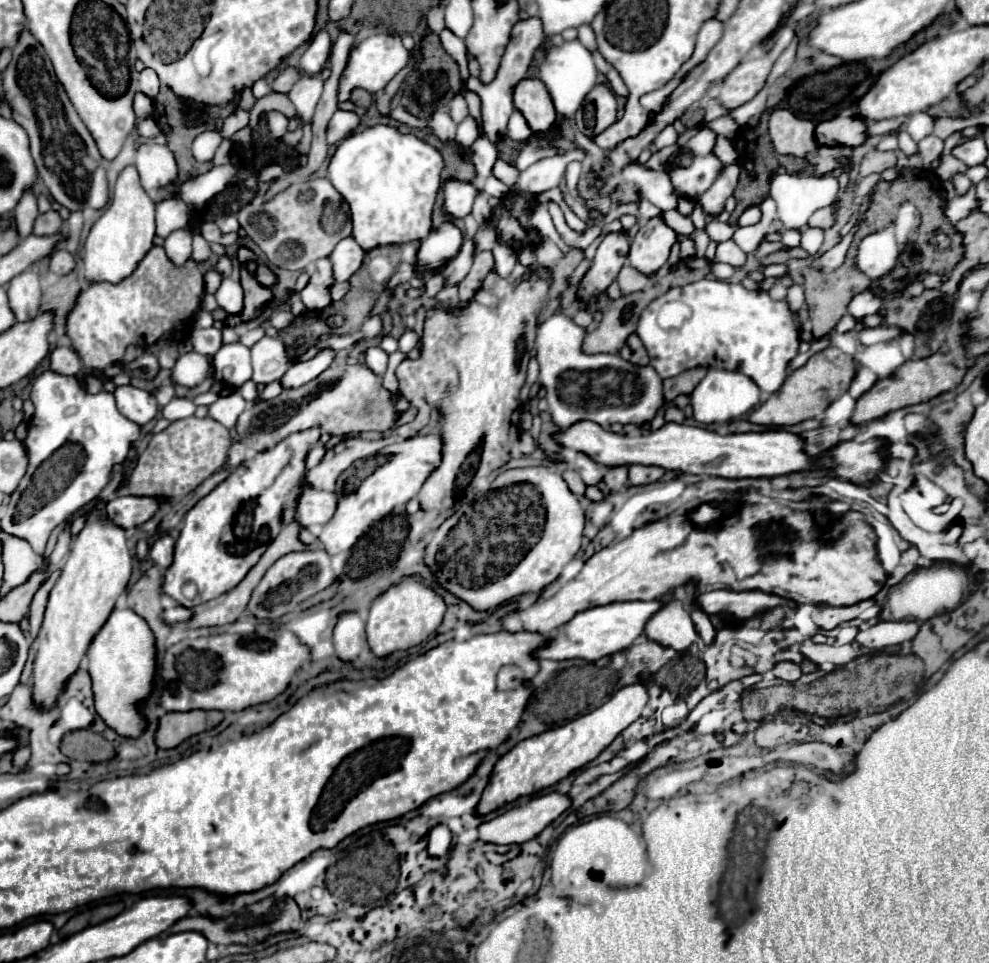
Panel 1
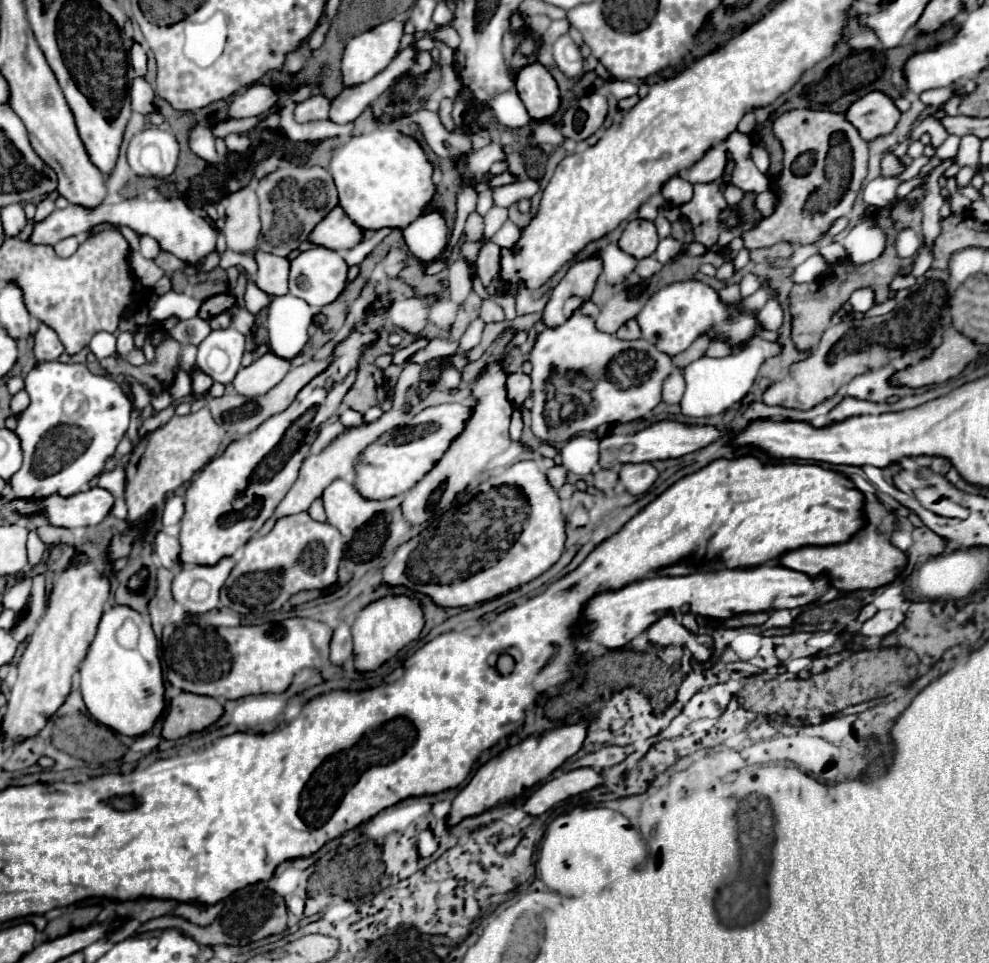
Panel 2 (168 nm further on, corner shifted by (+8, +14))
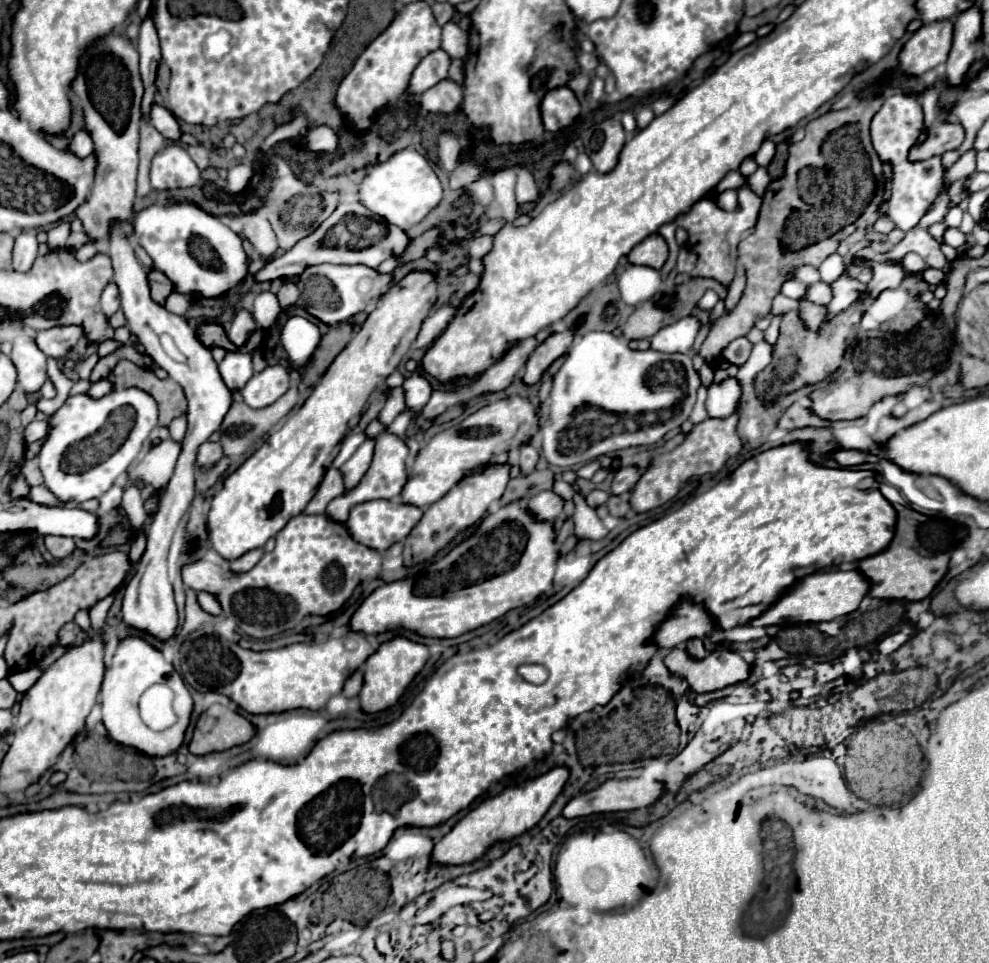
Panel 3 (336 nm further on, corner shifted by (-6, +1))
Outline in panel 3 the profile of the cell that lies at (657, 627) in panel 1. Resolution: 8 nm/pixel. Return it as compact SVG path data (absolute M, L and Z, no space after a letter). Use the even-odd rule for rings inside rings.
M674 648L666 654L664 664L672 674L682 676L690 690L698 694L744 682L748 680L752 668L752 664L746 662L738 652L726 648L709 652L704 660L688 658L684 650Z

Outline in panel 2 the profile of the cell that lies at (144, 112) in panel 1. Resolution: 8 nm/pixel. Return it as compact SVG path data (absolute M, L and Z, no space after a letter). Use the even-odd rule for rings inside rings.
M136 77L132 81L130 97L132 97L132 109L134 111L138 111L142 115L148 115L154 111L154 91L142 77Z

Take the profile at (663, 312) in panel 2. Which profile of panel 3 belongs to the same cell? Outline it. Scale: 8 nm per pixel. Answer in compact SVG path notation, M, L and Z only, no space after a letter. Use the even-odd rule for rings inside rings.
M692 316L682 318L680 322L666 326L664 330L660 330L658 334L654 334L650 338L652 350L688 354L692 350L692 344L694 344L694 338L698 334L698 328L700 328L700 322L696 318L692 318Z

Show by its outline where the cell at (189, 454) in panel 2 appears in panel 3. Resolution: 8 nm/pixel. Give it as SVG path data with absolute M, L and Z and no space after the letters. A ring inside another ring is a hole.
M204 442L204 444L200 446L200 450L198 450L198 460L196 460L198 472L202 472L206 466L212 466L212 464L218 462L222 456L224 456L224 454L222 454L222 448L220 448L218 442Z

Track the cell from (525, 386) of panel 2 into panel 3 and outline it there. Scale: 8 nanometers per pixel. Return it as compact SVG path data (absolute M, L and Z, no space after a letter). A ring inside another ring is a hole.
M519 446L511 451L509 456L514 461L513 464L518 464L520 467L522 476L528 476L534 470L536 462L538 462L538 454L536 454L536 450L532 446Z

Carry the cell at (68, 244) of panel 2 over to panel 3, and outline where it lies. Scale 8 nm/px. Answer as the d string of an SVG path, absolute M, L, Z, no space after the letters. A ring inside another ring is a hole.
M88 242L88 244L84 244L80 250L76 250L76 258L78 258L80 262L92 260L96 254L98 254L98 246L96 246L94 242Z

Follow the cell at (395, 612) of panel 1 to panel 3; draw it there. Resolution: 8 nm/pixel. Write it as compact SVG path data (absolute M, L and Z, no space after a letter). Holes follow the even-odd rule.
M394 638L386 644L382 644L376 650L376 654L372 654L366 660L366 664L362 666L364 686L360 692L360 708L366 714L374 714L374 712L382 712L382 710L388 710L390 706L394 706L400 700L400 696L406 692L408 684L424 668L426 660L428 660L428 648L424 644L412 642L408 638Z

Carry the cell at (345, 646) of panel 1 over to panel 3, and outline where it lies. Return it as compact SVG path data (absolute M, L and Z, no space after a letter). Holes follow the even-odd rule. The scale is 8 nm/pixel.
M356 670L356 672L348 678L342 694L344 694L346 698L354 698L354 696L360 694L360 688L362 688L362 670Z

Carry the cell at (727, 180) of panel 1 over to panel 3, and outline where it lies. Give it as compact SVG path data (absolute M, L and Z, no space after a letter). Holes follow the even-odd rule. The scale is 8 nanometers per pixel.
M708 198L696 202L688 214L682 214L676 224L688 232L688 248L698 256L690 276L712 278L722 286L730 286L736 274L736 246L748 234L748 230L754 228L756 216L758 214L740 214L740 210L724 212L716 206L714 200Z

